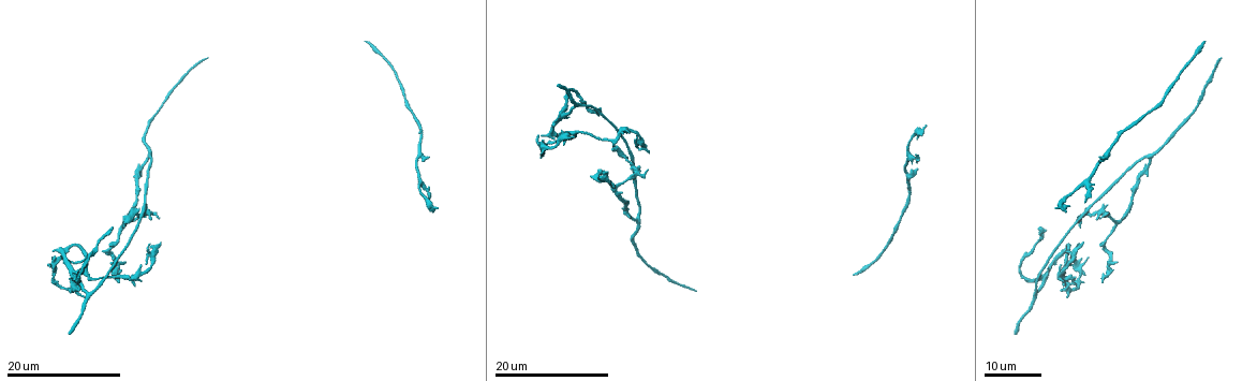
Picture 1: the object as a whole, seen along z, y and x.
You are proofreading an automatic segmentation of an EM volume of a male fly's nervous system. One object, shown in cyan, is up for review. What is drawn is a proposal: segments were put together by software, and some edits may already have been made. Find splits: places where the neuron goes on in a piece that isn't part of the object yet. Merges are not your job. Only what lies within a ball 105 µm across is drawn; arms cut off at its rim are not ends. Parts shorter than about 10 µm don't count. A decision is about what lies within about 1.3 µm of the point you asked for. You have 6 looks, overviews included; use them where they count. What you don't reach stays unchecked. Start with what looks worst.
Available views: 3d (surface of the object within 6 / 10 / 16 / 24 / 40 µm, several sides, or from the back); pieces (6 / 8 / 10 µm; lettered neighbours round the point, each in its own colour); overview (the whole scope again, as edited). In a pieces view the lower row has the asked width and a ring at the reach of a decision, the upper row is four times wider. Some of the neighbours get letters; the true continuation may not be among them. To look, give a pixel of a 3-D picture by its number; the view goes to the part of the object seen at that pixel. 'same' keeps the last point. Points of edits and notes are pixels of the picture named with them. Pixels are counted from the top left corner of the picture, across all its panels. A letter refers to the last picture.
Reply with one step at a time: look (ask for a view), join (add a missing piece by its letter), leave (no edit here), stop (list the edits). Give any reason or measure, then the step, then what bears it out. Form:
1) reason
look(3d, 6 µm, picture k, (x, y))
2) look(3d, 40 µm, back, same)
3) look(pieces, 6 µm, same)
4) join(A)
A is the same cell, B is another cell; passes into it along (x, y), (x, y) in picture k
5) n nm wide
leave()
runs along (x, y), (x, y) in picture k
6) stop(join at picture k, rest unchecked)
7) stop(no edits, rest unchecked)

branch stops here
look(3d, 16 µm, picture 1, (1103, 281))

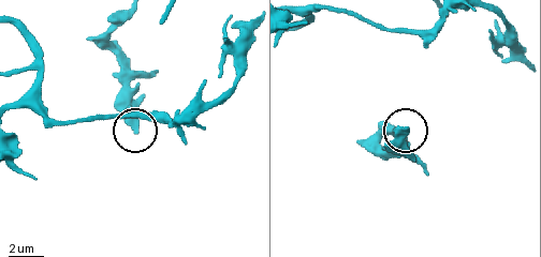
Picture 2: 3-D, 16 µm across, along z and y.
look(pieces, 10 µm, picture 2, (406, 127))

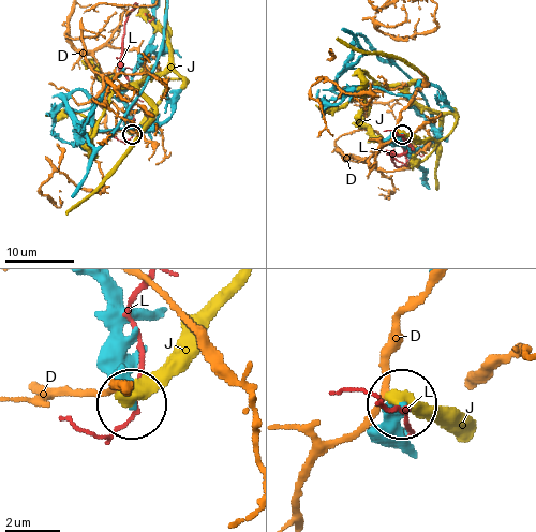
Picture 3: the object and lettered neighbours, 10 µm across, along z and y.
leave()
D, J and L are other cells; runs along (106, 290), (106, 372), (132, 405) in picture 3; no lettered piece goes on from it

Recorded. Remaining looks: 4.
end of a long branch
look(3d, 16 µm, picture 1, (113, 230))

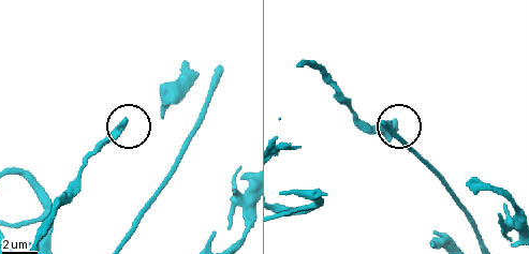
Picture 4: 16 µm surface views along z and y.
look(pieces, 6 µm, picture 4, (124, 119))

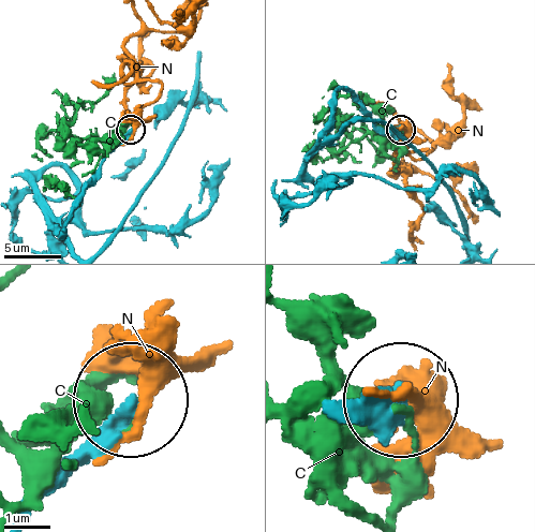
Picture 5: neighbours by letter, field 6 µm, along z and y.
350 nm wide
leave()
C and N are other cells; runs along (19, 517), (127, 405) in picture 5; none of them fits

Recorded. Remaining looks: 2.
an open end
look(3d, 16 µm, picture 1, (648, 153))

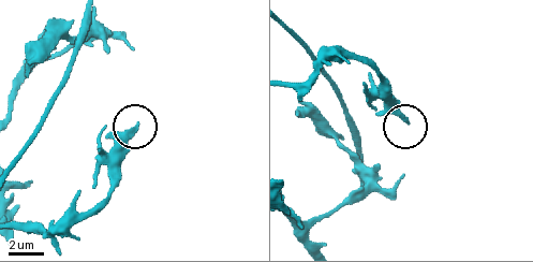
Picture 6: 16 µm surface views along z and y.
look(pieces, 8 µm, picture 6, (134, 127))

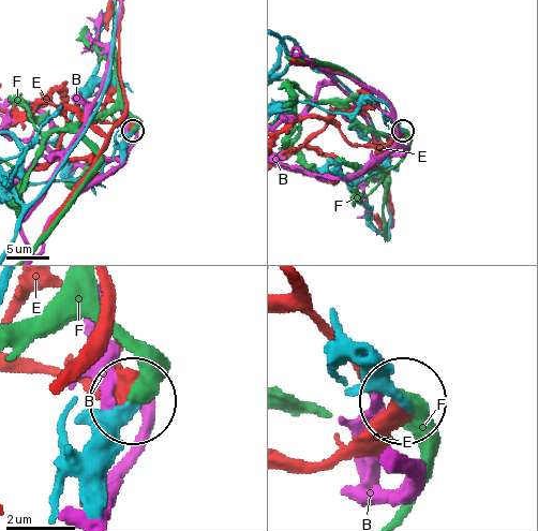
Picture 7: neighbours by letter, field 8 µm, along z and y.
280 nm wide
leave()
B, E and F are other cells; runs along (356, 345), (397, 398) in picture 7; none of them fits

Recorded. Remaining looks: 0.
stop(no edits, rest unchecked)

